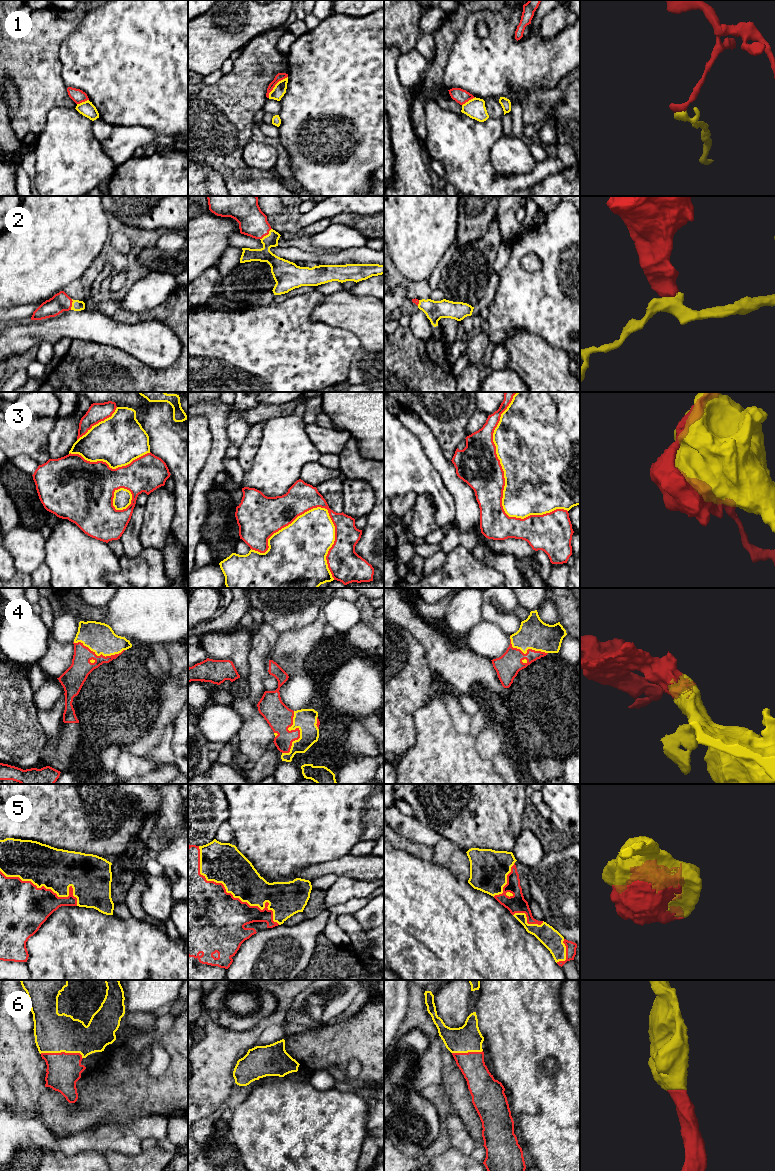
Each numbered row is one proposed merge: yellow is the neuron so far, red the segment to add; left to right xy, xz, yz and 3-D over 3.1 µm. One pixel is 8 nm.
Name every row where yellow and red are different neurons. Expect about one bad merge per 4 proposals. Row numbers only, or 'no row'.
1, 3

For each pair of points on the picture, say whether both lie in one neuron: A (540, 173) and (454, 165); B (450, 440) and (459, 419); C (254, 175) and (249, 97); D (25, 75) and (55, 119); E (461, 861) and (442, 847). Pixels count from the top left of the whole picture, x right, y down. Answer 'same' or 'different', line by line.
A: same
B: same
C: same
D: different
E: same

